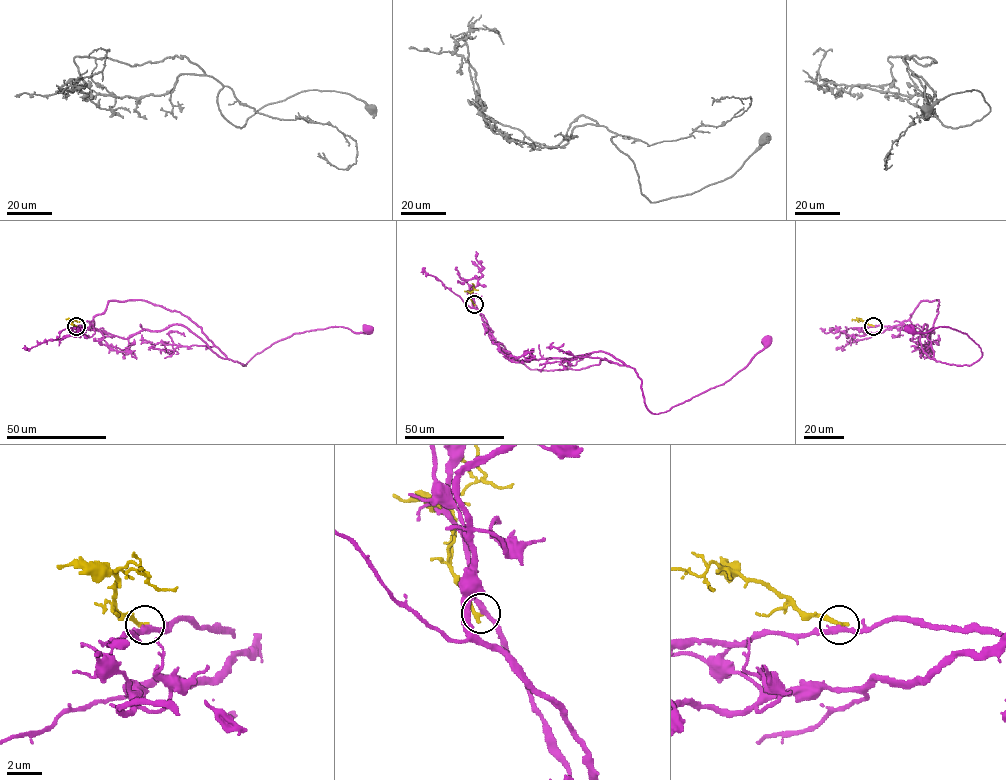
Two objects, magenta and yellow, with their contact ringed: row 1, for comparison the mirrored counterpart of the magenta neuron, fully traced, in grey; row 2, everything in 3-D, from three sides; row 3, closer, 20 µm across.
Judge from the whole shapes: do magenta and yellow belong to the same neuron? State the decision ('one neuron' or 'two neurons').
two neurons

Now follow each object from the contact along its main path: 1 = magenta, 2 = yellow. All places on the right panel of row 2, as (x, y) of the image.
1: (873, 325), (930, 338), (925, 324), (921, 348), (941, 362), (970, 365), (982, 356), (949, 327), (909, 329)
2: (873, 325), (859, 318), (852, 320)

